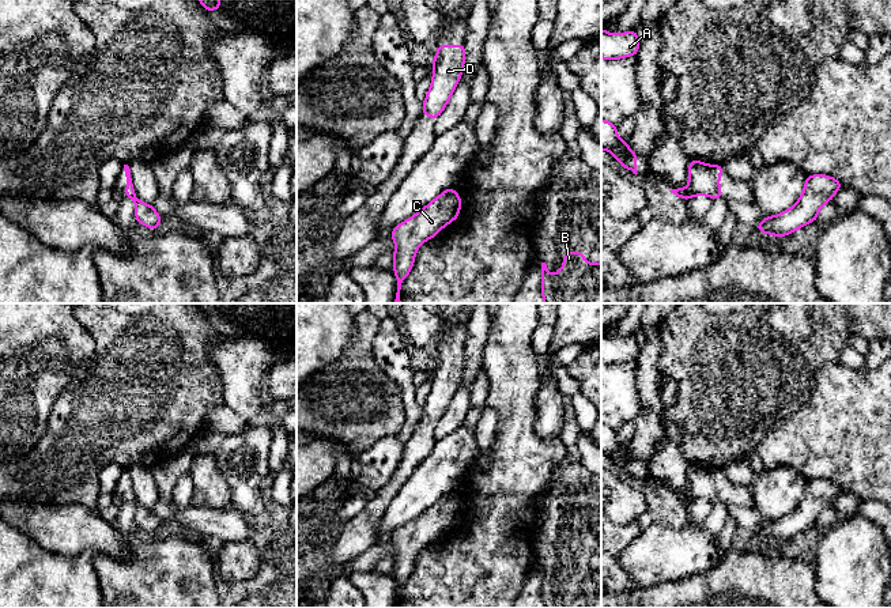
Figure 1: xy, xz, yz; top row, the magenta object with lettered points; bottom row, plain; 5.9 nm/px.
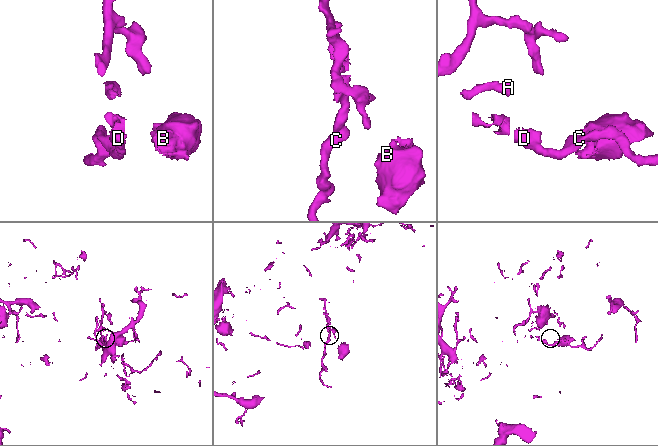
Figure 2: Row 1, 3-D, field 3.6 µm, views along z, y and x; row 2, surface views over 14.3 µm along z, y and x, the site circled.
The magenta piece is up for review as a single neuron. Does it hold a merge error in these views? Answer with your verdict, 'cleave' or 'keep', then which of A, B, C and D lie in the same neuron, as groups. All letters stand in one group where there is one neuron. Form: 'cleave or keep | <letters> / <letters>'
keep | A B C D

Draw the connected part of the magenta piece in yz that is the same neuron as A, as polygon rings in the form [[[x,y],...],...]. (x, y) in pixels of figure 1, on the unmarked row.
[[[601,333],[601,363],[619,365],[637,360],[639,343],[635,335],[627,337],[608,337]]]

